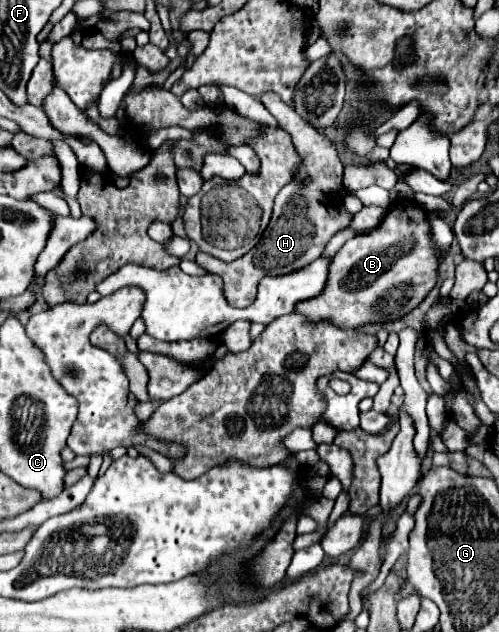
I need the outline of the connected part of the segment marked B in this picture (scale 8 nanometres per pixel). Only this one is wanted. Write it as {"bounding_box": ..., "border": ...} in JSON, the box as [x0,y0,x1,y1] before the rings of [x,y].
{"bounding_box":[294,200,440,328],"border":[[[406,200],[398,212],[394,208],[370,232],[348,240],[334,256],[328,282],[316,298],[296,306],[294,314],[304,314],[308,324],[330,322],[338,328],[360,328],[386,320],[400,320],[412,312],[436,286],[440,260],[432,240],[432,226],[426,210],[414,200]]]}

